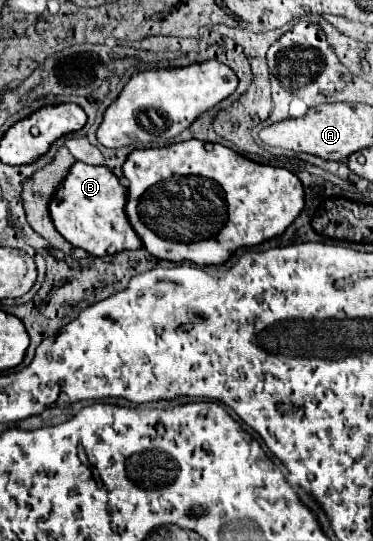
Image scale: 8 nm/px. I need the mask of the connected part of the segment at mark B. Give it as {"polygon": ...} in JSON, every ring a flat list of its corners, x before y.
{"polygon":[[74,162,54,192,48,210,54,228,76,248,86,250,90,256,108,256,120,250,136,250,142,246,138,234,126,220,126,194,128,190,106,166,90,166]]}

